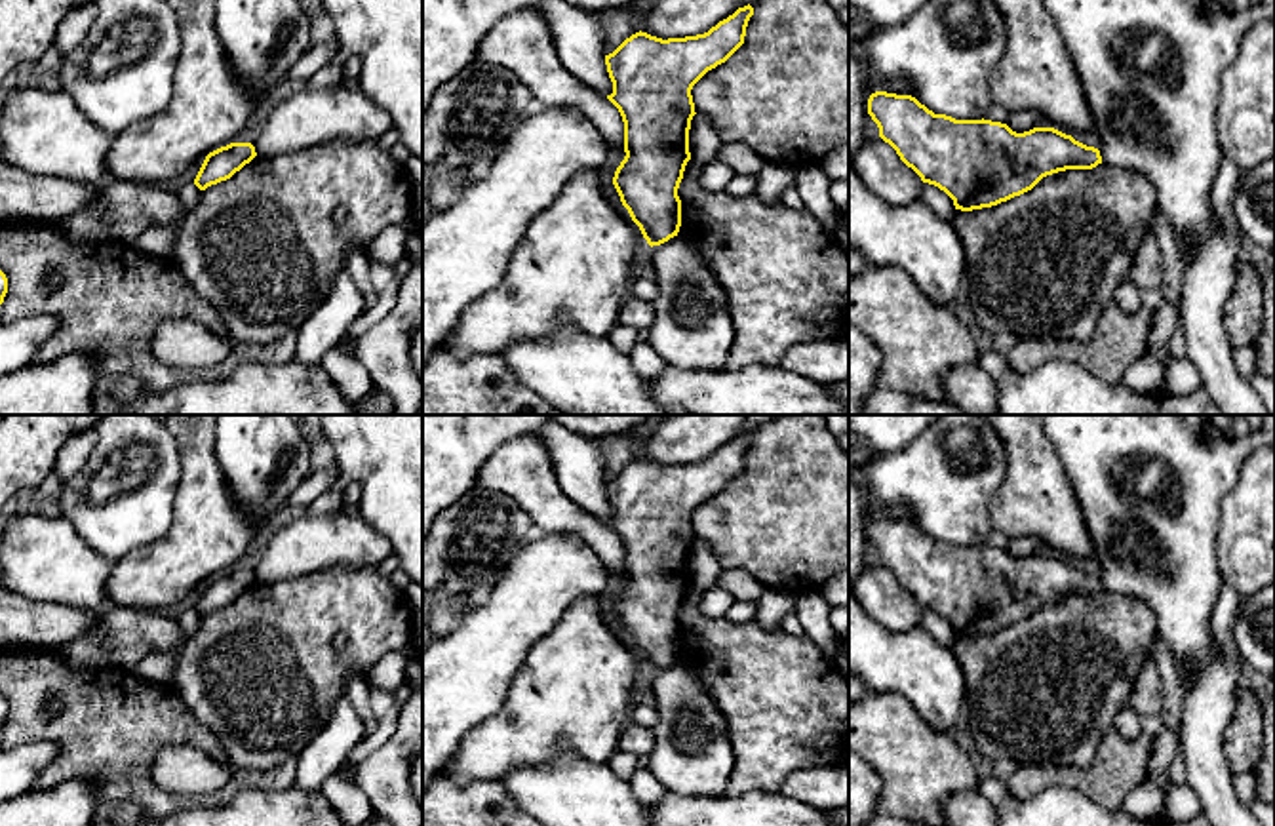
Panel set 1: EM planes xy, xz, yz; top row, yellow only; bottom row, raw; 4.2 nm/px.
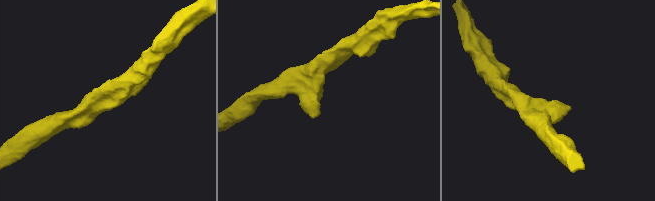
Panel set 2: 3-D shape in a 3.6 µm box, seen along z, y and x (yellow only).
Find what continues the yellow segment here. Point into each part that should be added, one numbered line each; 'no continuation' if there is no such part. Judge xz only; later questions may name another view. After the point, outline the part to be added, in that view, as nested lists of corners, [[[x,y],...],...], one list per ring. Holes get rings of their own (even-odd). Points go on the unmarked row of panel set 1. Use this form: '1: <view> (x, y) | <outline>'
no continuation

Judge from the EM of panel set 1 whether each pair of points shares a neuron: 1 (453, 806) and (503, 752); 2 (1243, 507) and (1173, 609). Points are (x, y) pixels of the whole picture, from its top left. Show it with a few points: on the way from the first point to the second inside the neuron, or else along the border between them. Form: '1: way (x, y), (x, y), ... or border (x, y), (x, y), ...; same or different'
1: border (442, 775), (459, 783), (499, 783); different
2: border (1218, 503), (1216, 564), (1224, 581); different

